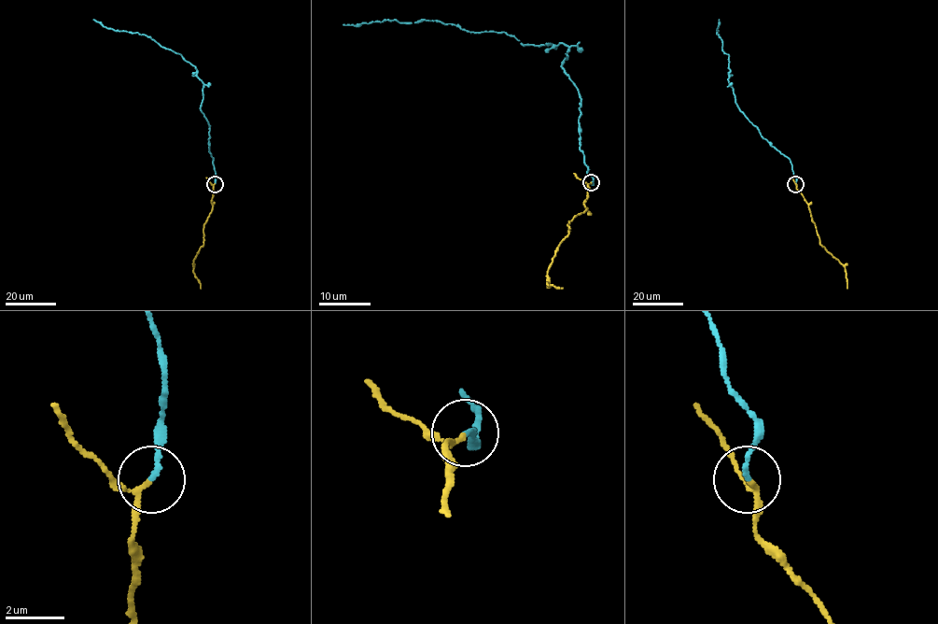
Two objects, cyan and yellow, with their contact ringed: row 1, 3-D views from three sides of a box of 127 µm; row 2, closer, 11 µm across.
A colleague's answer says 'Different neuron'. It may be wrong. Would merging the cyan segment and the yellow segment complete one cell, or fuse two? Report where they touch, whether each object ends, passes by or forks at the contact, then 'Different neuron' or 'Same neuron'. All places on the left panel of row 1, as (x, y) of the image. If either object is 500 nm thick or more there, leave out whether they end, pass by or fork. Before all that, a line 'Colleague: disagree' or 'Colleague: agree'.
Colleague: disagree
Place: (215, 184). At the ring cyan ends. At the ring yellow passes by. Same neuron

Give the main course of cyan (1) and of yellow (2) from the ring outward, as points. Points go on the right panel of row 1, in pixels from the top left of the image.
1: (796, 184), (790, 160), (762, 137), (735, 103), (728, 79), (729, 55), (722, 50), (716, 33), (719, 20)
2: (796, 184), (808, 205), (819, 243), (845, 267), (847, 288)

